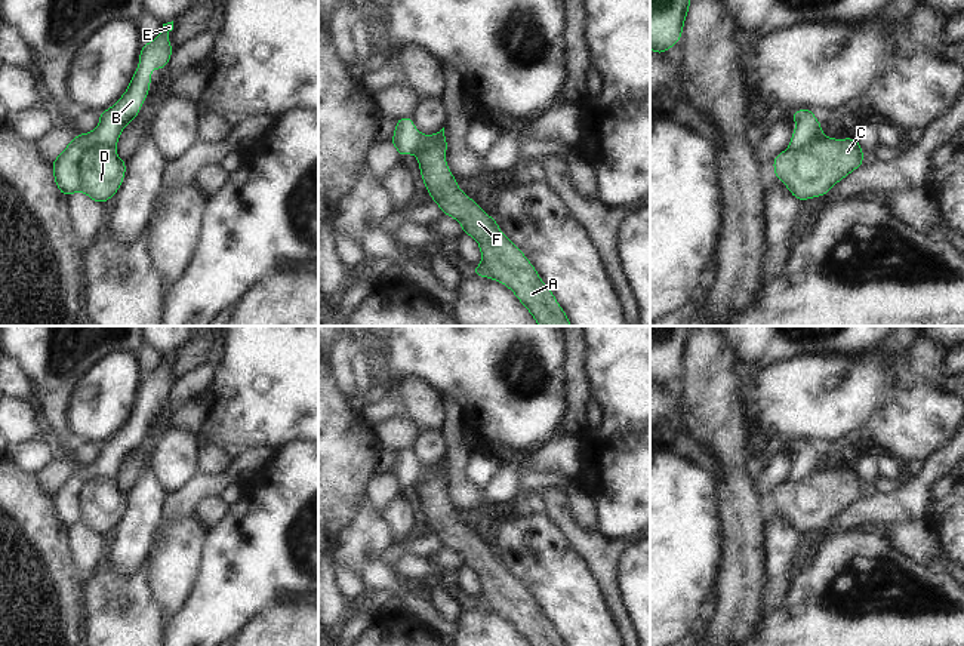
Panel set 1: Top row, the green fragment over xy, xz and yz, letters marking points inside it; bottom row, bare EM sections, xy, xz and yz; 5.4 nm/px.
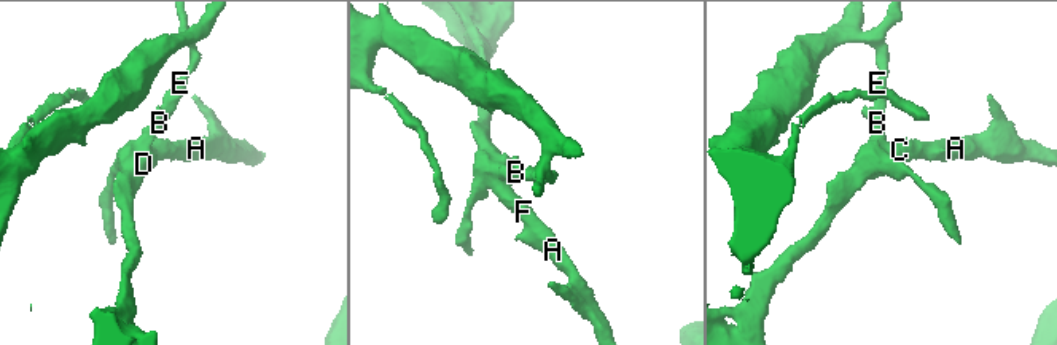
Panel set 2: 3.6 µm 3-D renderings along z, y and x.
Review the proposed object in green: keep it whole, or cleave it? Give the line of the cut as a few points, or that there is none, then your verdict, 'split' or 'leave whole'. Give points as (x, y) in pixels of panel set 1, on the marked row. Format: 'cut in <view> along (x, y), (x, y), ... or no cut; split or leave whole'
cut in xy along (114, 147), (92, 145), (85, 151), (79, 162), (80, 190); split

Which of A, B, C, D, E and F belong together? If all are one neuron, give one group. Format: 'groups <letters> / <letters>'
groups A C D F / B E

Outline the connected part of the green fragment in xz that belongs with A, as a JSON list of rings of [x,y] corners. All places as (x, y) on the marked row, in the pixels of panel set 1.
[[[429,142],[416,153],[416,160],[431,200],[461,224],[463,236],[471,236],[478,243],[481,264],[472,268],[472,274],[511,289],[539,326],[572,326],[552,290],[527,256],[502,233],[496,218],[458,187],[446,153],[447,147]]]

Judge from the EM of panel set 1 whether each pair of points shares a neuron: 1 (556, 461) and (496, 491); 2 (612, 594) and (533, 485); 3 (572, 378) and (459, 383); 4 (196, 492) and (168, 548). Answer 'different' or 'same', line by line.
1: same
2: different
3: different
4: different

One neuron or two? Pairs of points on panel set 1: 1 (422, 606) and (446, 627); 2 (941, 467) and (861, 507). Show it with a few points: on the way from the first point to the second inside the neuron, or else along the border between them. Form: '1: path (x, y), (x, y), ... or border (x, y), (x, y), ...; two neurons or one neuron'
1: path (427, 612), (440, 625); one neuron
2: path (921, 485), (899, 507), (880, 507); one neuron

